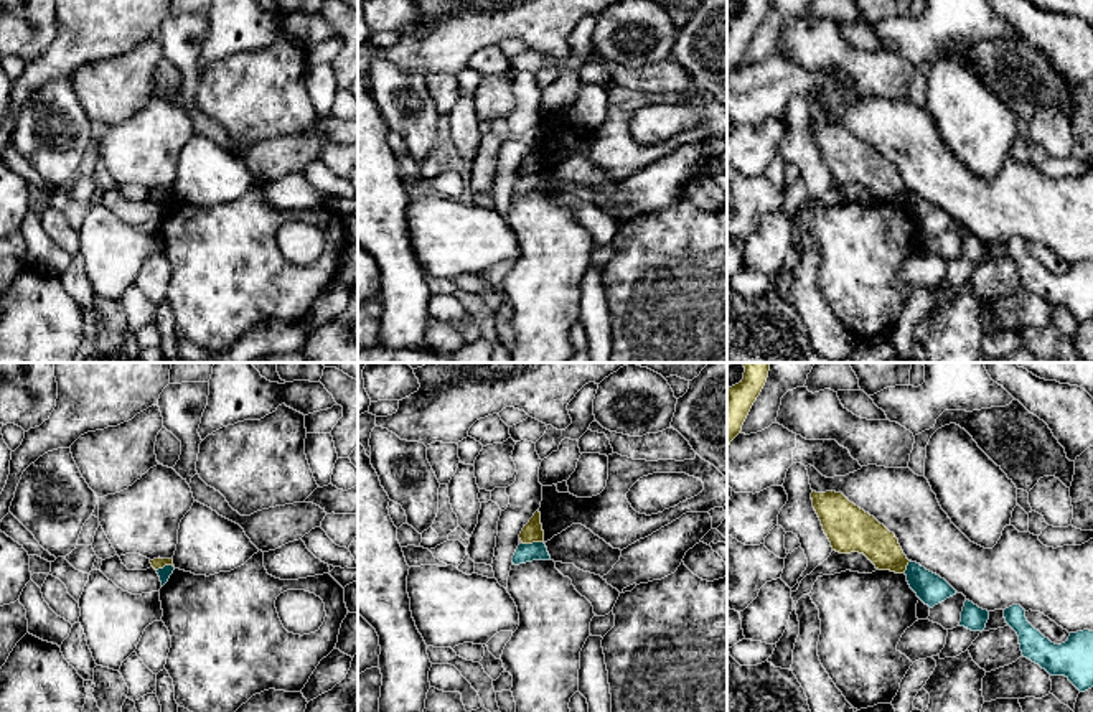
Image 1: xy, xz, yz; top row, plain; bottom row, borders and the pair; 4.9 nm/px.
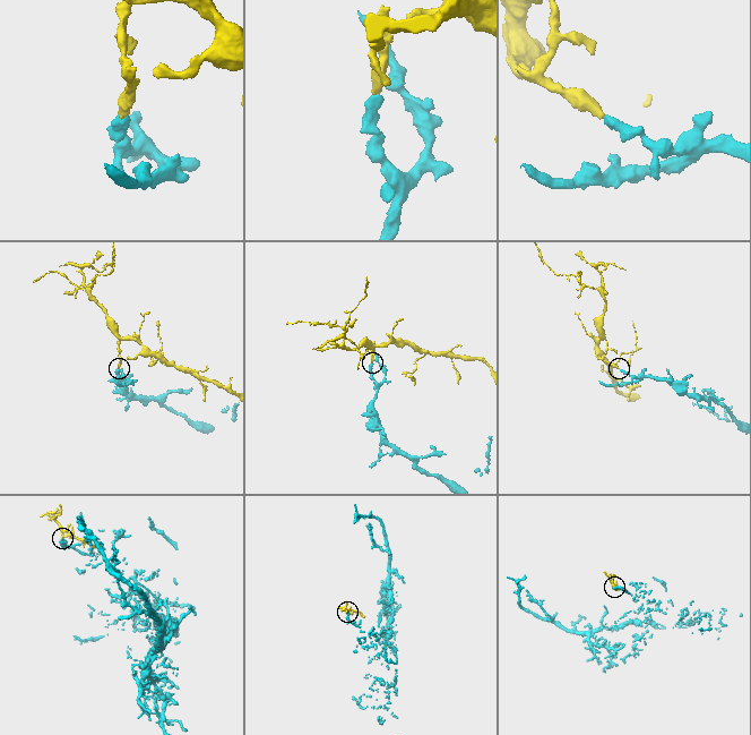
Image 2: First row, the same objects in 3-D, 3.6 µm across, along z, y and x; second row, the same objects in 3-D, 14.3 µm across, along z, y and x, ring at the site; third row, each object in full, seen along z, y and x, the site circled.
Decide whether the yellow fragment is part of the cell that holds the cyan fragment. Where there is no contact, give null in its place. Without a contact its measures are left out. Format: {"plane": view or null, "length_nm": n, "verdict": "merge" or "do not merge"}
{"plane": "xz", "length_nm": 110, "verdict": "do not merge"}

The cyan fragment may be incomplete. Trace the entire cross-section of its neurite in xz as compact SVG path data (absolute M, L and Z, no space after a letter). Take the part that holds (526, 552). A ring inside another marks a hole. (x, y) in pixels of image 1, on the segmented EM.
M532 542L532 544L519 544L514 555L513 564L526 564L532 560L551 560L547 547L544 542Z

